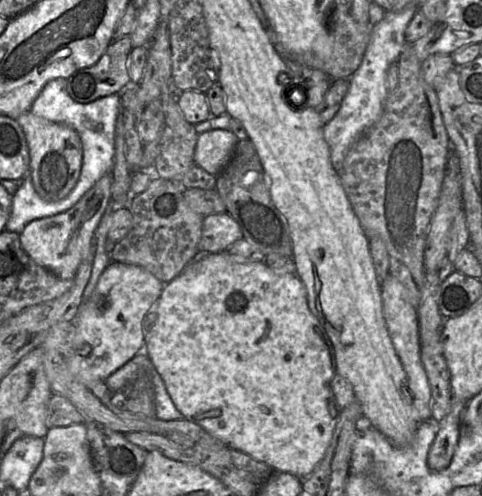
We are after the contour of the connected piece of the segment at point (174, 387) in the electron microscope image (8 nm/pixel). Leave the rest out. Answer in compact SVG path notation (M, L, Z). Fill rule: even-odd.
M228 252L199 253L175 279L164 286L157 300L155 316L146 331L142 352L146 353L163 379L167 392L184 419L198 424L226 446L248 454L274 471L290 473L300 479L310 476L323 459L342 412L330 387L336 375L335 351L324 327L310 311L306 288L296 273L280 274L264 262L245 262Z

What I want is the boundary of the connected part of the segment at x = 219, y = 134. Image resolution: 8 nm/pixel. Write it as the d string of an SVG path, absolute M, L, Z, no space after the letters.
M230 129L209 130L199 134L194 154L195 164L217 176L230 161L238 141Z

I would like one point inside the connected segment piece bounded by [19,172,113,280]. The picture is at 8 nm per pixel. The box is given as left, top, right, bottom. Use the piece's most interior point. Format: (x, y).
(58, 243)

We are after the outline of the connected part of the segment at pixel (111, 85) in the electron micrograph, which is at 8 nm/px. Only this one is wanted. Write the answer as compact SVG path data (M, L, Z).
M130 36L113 40L99 61L67 78L69 96L79 103L120 94L130 83L128 57L132 51Z

